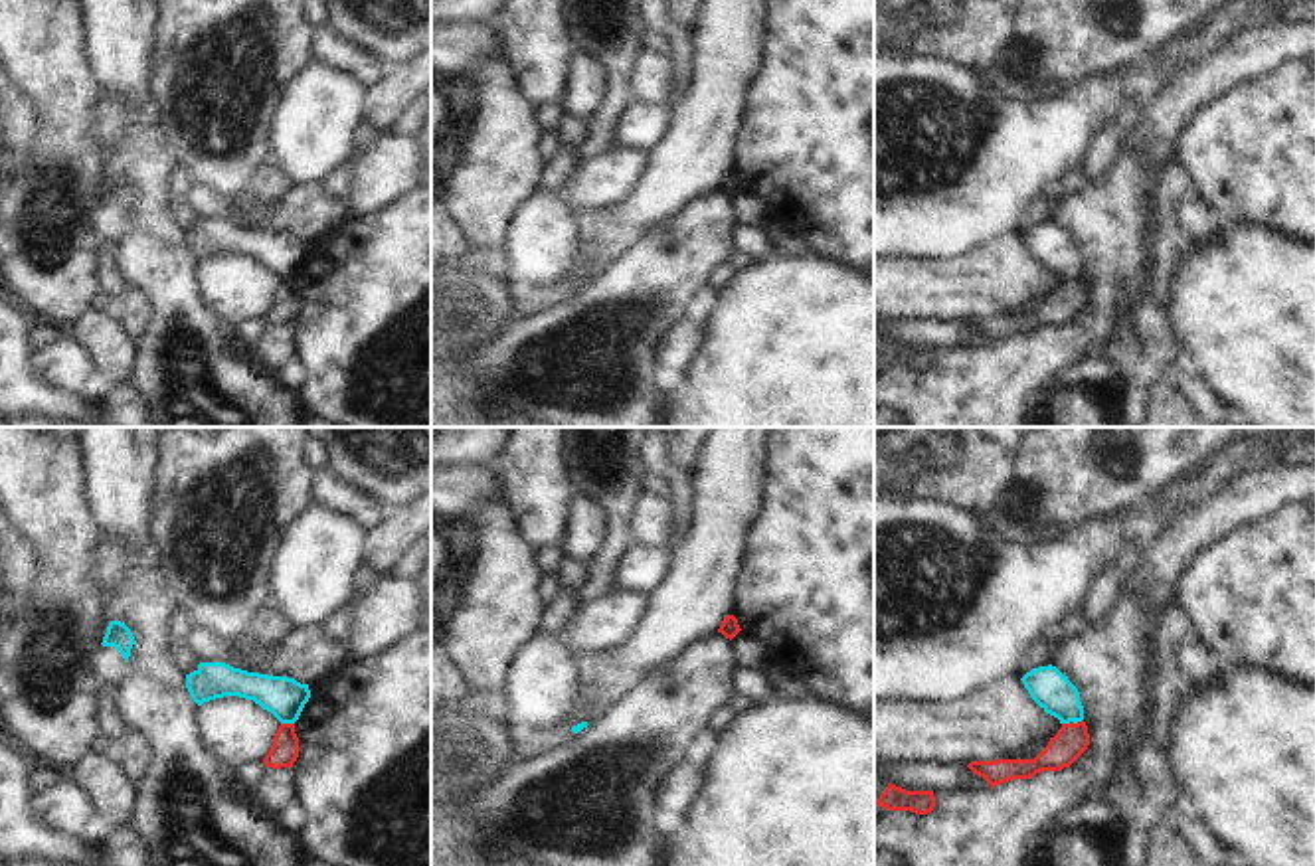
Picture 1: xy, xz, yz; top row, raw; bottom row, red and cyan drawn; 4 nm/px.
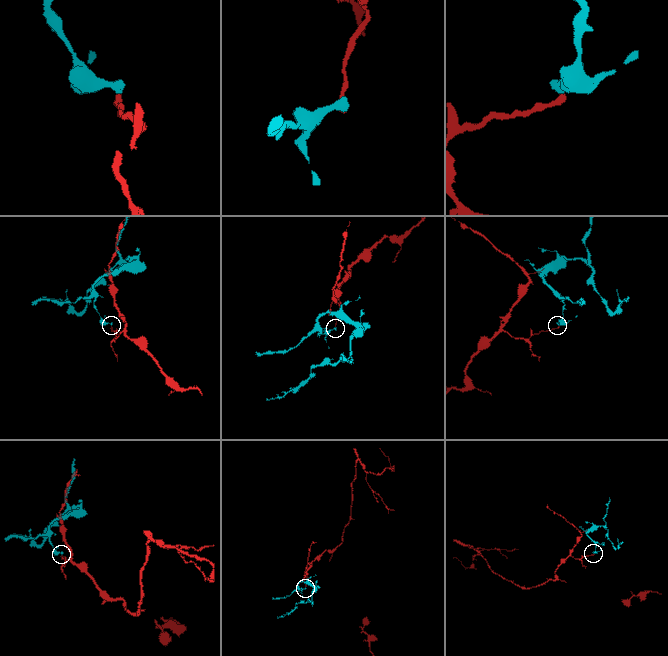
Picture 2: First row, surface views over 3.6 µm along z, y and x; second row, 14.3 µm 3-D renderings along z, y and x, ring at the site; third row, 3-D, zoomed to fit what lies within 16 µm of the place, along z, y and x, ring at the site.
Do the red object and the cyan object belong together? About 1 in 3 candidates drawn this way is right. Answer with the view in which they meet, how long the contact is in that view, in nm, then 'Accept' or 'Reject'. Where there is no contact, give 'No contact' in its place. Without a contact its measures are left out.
Touches red in yz. Shared border 90 nm. Reject.

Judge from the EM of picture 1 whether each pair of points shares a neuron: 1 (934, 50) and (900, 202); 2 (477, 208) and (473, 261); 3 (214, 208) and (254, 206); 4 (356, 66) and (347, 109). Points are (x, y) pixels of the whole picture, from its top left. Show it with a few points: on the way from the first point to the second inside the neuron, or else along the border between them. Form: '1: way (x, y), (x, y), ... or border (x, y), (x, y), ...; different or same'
1: border (910, 54), (954, 60), (977, 70); different
2: border (465, 238), (489, 250); different
3: way (224, 208), (244, 208); same
4: border (313, 58), (350, 74), (364, 87); different

